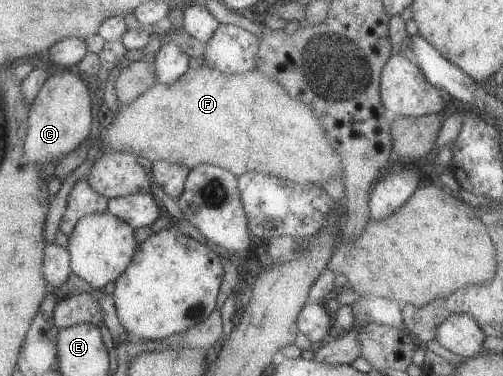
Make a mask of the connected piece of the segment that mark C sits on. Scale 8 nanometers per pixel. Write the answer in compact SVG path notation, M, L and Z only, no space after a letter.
M58 69L53 76L48 76L28 107L22 147L24 158L37 165L45 161L55 163L90 137L91 119L91 97L84 77L73 69Z

